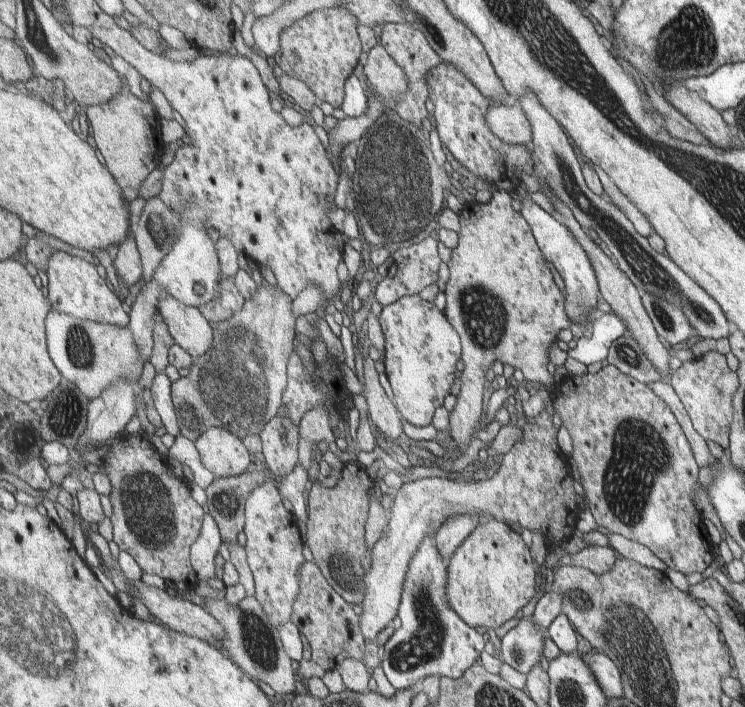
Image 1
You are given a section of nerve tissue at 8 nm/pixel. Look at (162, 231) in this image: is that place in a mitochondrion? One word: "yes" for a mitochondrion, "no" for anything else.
yes

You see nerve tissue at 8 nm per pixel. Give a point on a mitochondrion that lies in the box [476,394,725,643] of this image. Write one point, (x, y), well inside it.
(638, 452)

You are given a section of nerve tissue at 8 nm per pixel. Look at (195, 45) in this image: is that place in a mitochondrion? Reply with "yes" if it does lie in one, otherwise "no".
no

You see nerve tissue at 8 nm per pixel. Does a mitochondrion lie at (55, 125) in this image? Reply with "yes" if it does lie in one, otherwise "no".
no

